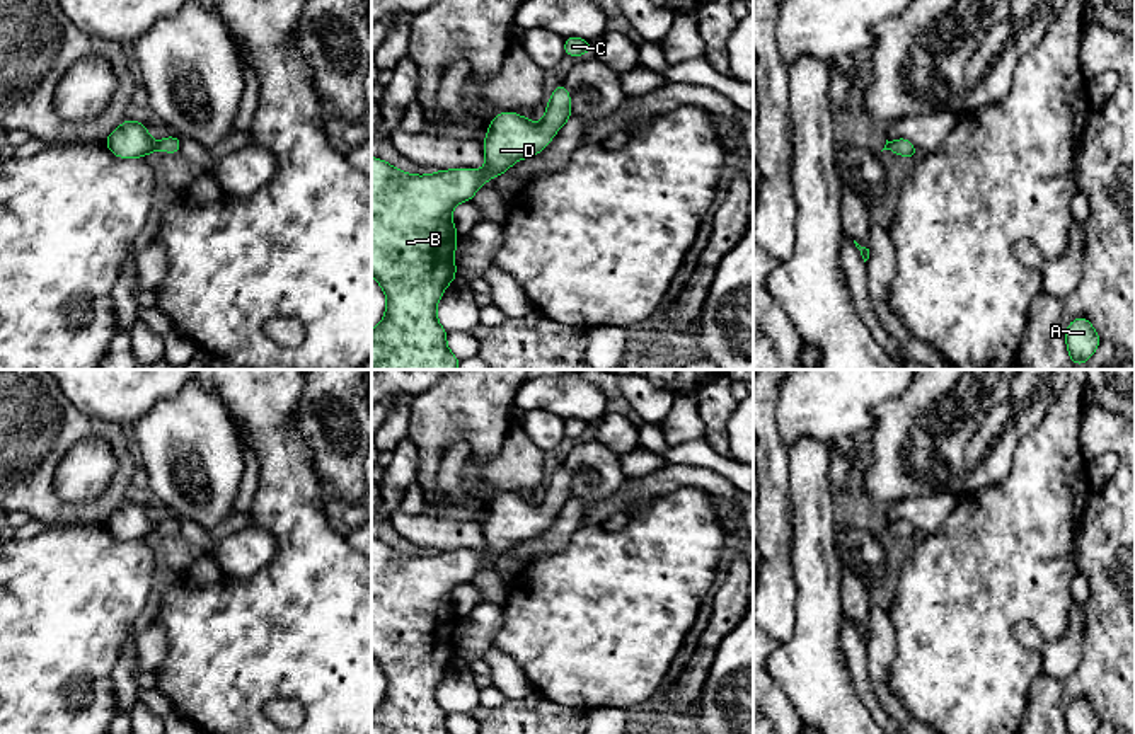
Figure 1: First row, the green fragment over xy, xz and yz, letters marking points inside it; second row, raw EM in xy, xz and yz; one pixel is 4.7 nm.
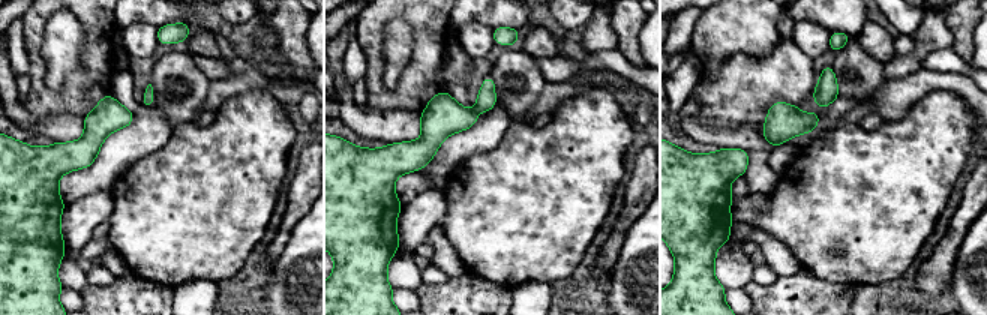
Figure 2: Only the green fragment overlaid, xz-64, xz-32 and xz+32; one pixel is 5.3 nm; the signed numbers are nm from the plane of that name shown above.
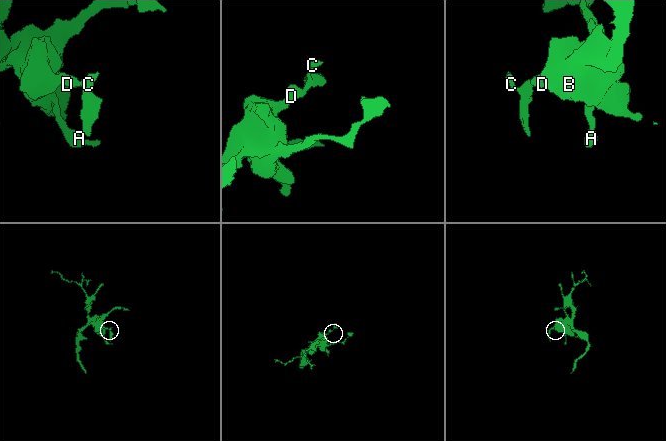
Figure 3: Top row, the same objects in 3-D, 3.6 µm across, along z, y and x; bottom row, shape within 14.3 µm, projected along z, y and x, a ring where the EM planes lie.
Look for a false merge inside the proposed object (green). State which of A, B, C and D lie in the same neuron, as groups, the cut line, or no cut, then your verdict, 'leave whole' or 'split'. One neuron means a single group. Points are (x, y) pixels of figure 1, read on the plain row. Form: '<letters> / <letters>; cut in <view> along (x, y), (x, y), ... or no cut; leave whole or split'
A B C D; no cut; leave whole

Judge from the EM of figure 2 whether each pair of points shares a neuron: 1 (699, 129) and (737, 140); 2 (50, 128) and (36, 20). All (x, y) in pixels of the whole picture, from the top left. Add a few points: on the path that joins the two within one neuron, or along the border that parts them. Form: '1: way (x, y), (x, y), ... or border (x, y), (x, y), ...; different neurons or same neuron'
1: way (708, 134), (728, 137); same neuron
2: border (17, 104), (39, 120), (54, 116), (83, 119); different neurons

